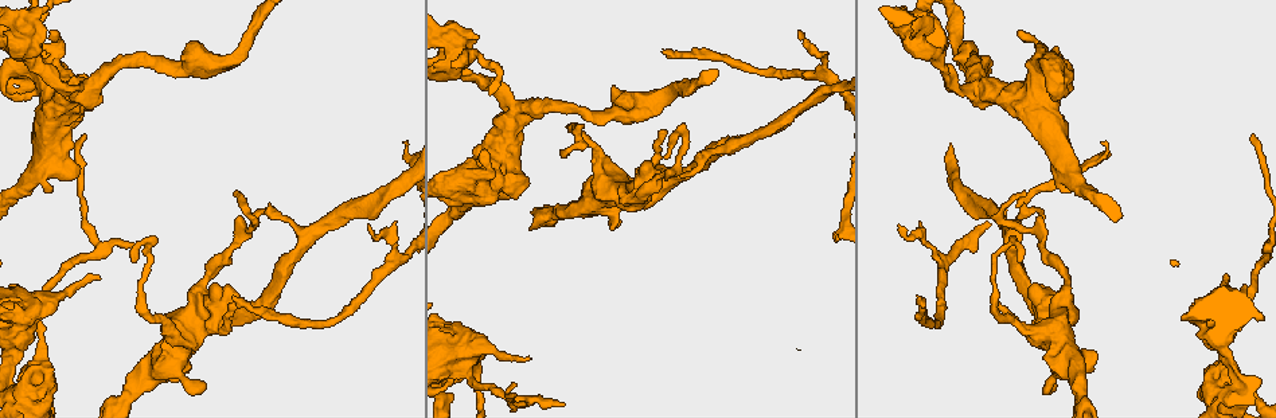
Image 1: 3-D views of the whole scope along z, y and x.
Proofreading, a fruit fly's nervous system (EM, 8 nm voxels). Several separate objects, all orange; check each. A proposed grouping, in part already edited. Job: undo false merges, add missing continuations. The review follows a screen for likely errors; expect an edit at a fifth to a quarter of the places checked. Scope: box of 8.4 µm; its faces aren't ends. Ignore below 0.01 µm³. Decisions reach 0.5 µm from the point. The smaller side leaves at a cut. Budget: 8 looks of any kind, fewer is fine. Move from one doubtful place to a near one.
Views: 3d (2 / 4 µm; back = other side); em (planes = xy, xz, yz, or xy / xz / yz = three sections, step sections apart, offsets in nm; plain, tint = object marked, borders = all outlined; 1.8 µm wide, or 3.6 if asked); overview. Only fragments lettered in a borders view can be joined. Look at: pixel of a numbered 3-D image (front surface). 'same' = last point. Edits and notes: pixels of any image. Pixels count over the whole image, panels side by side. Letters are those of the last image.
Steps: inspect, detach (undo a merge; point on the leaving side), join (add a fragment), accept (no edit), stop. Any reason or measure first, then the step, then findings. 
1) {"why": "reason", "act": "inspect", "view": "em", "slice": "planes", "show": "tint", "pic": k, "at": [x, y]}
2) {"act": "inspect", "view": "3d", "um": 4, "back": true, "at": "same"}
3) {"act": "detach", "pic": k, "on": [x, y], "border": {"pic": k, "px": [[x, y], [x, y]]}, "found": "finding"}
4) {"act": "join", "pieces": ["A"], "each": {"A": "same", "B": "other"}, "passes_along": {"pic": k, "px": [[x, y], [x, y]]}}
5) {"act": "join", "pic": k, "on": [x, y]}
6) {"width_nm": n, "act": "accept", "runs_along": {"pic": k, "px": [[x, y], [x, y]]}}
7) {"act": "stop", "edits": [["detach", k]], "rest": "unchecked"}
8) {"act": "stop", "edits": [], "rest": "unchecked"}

{"why": "long arm stops here", "act": "inspect", "view": "em", "slice": "planes", "show": "plain", "pic": 1, "at": [231, 297]}

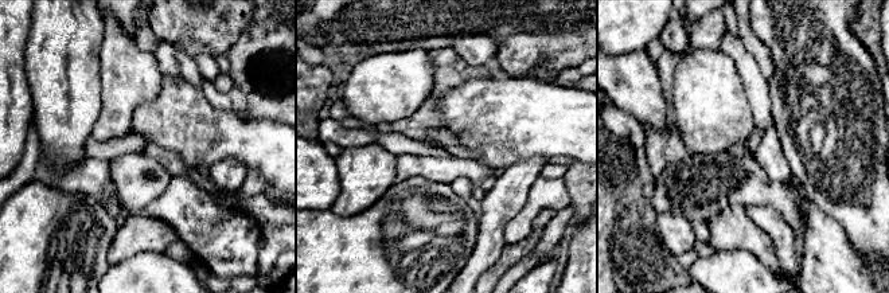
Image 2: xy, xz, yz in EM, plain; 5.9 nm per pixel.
{"why": "see the neighbours", "act": "inspect", "view": "em", "slice": "planes", "show": "borders", "at": "same"}

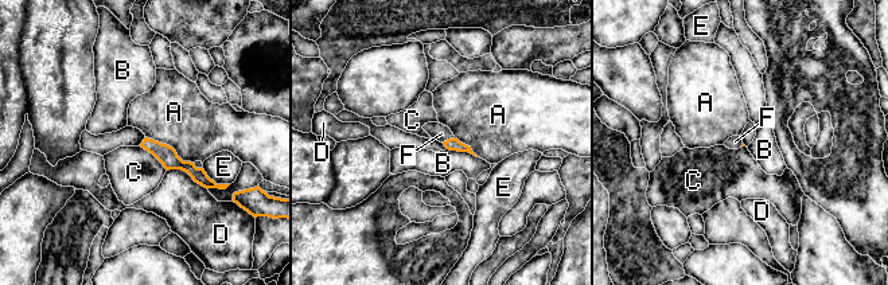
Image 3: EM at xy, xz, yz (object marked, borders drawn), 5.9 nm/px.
{"act": "join", "pieces": ["F"], "each": {"A": "other", "B": "other", "C": "other", "D": "other", "E": "other", "F": "same"}, "passes_along": {"pic": 3, "px": [[452, 144], [450, 139], [436, 131]]}, "found": "the cell continues"}

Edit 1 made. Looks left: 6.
{"act": "inspect", "view": "overview"}

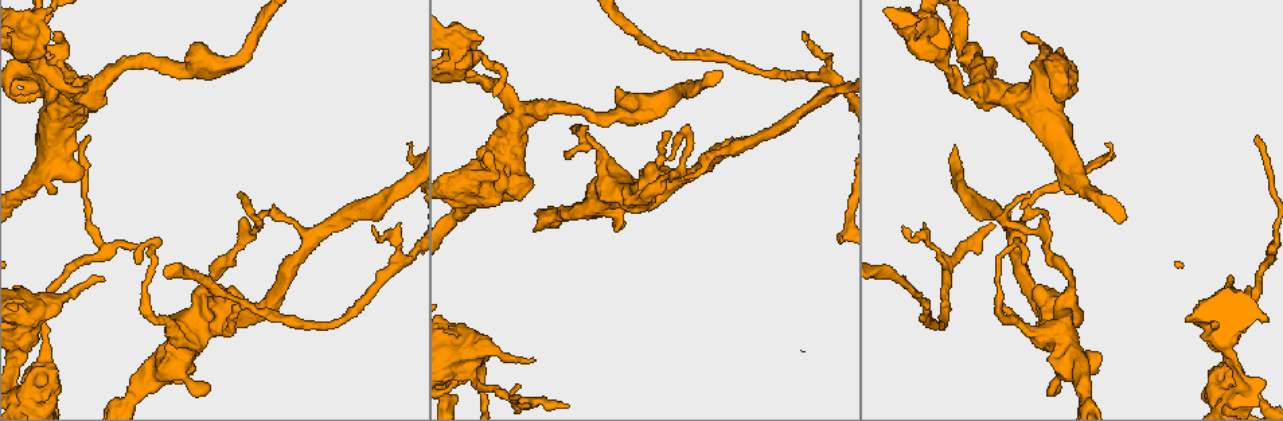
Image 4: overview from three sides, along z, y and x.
{"why": "four-way junction", "act": "inspect", "view": "em", "um": 3.6, "slice": "xy", "step": 16, "show": "tint", "pic": 4, "at": [471, 379]}

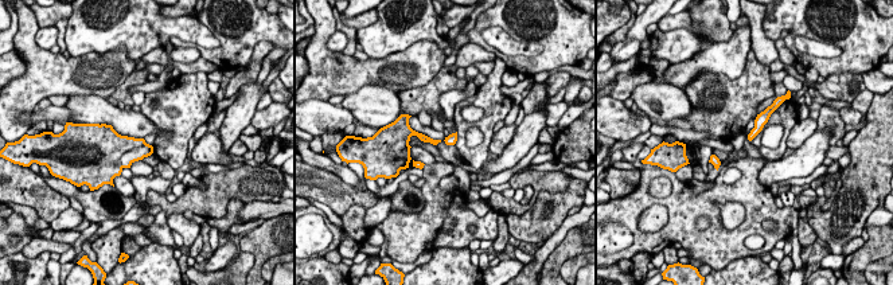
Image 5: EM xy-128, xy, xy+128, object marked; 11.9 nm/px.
{"why": "cut it another way", "act": "inspect", "view": "em", "um": 3.6, "slice": "xz", "step": 16, "show": "tint", "at": "same"}

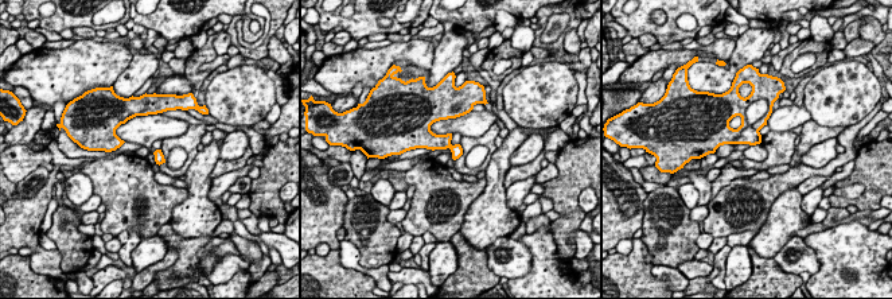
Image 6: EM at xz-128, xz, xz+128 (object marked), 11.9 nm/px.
{"why": "what lies round it", "act": "inspect", "view": "em", "um": 3.6, "slice": "xz", "step": 16, "show": "borders", "at": "same"}

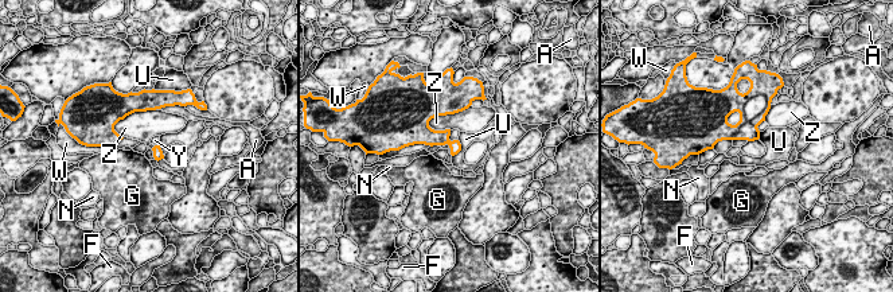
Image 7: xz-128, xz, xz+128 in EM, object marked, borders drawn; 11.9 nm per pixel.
{"width_nm": 70, "act": "detach", "pic": 7, "on": [756, 105], "each": {"A": "other", "F": "other", "G": "other", "N": "other", "U": "other", "W": "other", "Y": "other", "Z": "other"}, "border": {"pic": 7, "px": [[751, 98], [733, 139]]}, "found": "two cells meet here"}

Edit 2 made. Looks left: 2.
{"act": "stop", "edits": [["join", 3], ["detach", 7]], "rest": "unchecked"}

